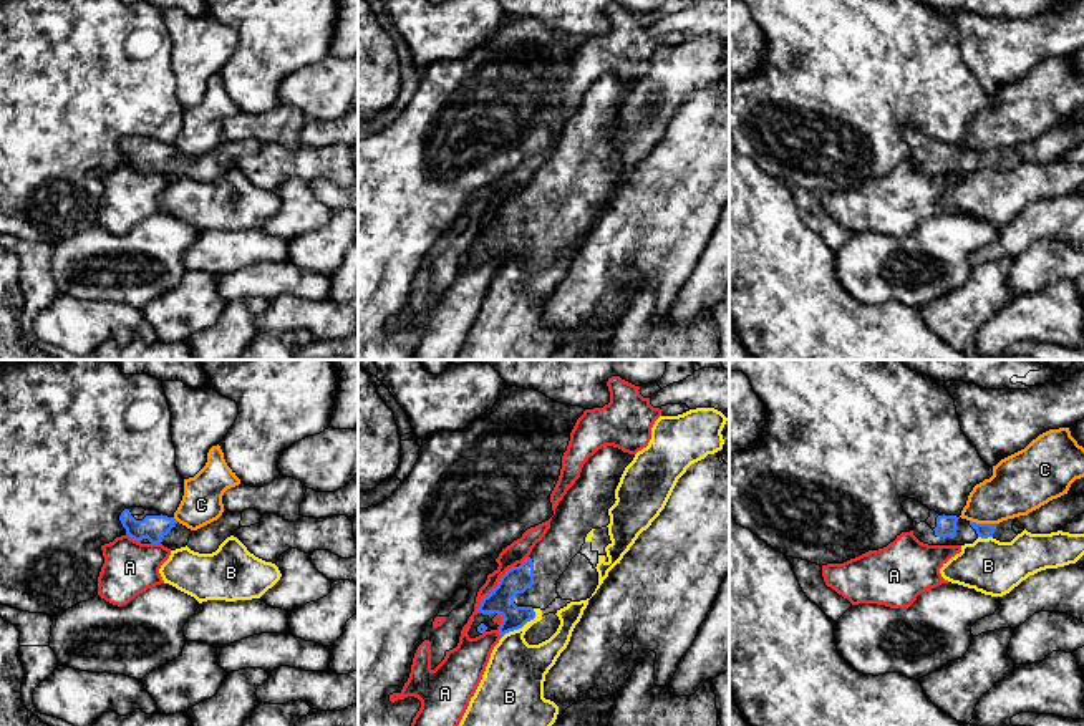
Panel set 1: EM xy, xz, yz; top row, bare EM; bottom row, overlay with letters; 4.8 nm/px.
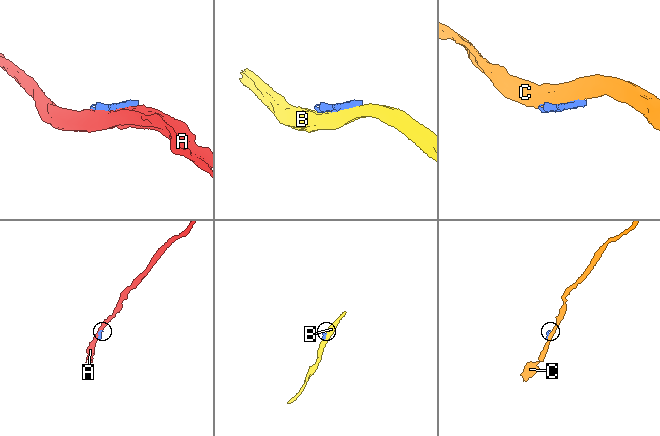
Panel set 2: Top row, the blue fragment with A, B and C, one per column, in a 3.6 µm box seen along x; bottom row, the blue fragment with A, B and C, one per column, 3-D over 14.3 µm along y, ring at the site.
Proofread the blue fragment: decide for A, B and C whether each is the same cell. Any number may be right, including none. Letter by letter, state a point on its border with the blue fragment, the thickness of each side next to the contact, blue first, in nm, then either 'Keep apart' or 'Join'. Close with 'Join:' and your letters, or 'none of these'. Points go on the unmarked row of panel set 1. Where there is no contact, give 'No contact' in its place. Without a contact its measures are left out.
A: Touches blue at xz (494, 217). Thickness 130 nm (blue) against 100 nm. Keep apart
B: Touches blue at xz (521, 256). Thickness 130 nm (blue) against 300 nm. Keep apart
C: Touches blue at yz (983, 153). Thickness 70 nm (blue) against 280 nm. Keep apart
Join: none of these

